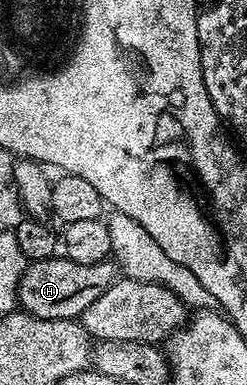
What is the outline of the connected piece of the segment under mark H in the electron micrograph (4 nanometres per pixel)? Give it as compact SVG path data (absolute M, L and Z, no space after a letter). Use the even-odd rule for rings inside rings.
M55 255L43 261L32 261L27 264L18 285L18 305L21 312L30 313L40 319L72 321L81 318L82 313L88 311L88 307L92 307L92 303L96 303L96 299L100 299L100 295L104 295L108 287L112 287L114 280L116 280L116 265L113 260L107 259L100 263L85 265L72 263L65 255Z

